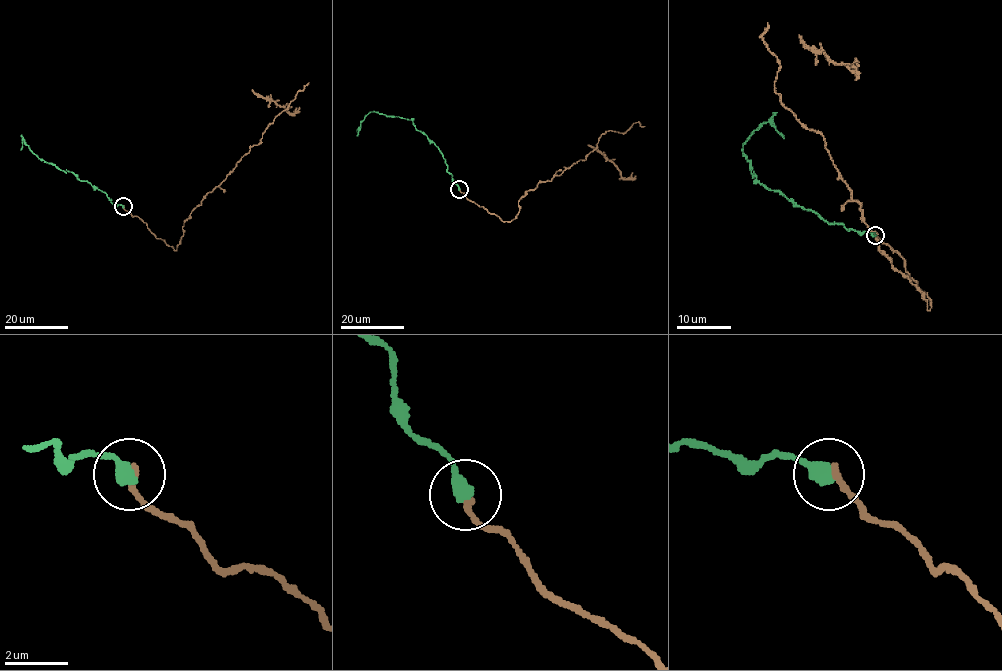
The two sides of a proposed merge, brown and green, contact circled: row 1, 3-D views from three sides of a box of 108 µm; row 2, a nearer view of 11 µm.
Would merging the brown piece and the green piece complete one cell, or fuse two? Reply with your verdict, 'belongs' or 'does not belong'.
belongs

